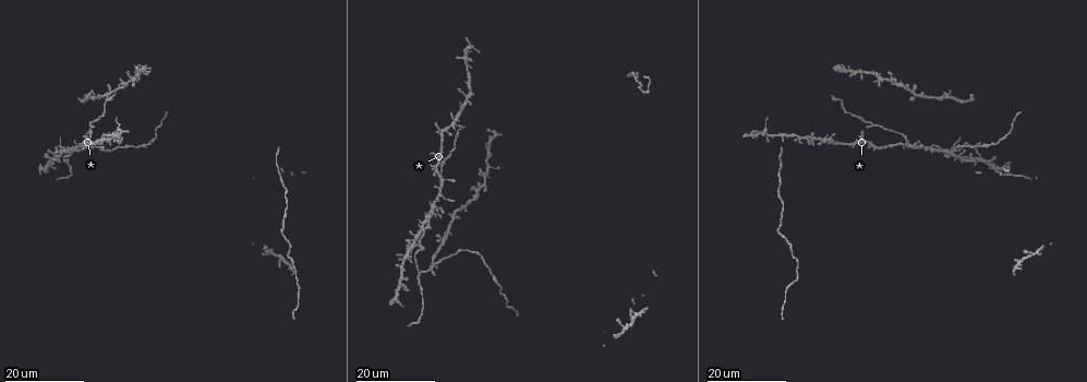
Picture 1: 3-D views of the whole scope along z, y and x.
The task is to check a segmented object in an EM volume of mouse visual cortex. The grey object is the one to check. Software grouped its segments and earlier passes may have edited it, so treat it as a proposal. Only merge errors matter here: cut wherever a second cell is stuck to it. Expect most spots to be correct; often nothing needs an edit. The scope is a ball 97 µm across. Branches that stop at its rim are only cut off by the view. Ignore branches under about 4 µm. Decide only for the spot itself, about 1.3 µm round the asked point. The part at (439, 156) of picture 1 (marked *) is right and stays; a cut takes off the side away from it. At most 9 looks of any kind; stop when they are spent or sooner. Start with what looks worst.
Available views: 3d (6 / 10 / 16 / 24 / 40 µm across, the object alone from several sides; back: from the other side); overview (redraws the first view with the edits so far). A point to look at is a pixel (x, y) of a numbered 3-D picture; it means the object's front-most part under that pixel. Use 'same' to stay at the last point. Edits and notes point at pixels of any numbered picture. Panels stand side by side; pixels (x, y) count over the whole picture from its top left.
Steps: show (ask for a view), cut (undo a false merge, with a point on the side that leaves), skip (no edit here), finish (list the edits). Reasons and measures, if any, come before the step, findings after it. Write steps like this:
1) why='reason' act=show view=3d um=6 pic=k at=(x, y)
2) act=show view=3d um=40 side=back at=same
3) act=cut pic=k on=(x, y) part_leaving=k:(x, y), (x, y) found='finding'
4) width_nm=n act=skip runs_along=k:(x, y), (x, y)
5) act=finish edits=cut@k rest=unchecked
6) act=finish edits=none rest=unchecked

why='branch point' act=show view=3d um=16 pic=1 at=(979, 158)

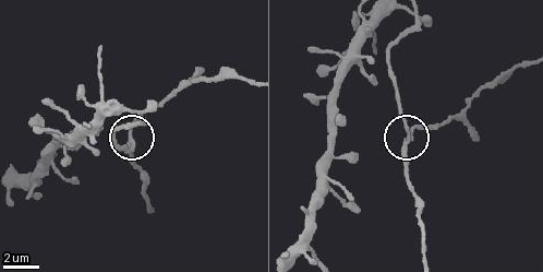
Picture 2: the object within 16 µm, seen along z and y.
act=show view=3d um=6 pic=2 at=(130, 141)

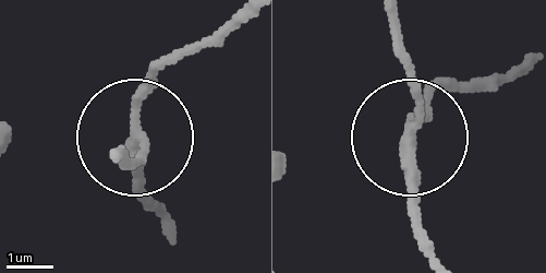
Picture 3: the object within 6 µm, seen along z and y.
side_arm_um=18 act=skip runs_along=3:(112, 147), (136, 159), (136, 135), (136, 194) found='continuous, no second cell'

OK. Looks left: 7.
act=show view=3d um=16 pic=1 at=(417, 246)

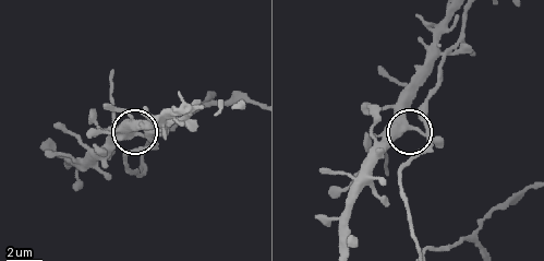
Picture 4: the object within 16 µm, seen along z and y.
act=show view=3d um=10 pic=4 at=(417, 127)

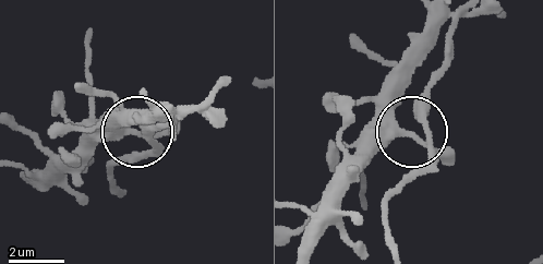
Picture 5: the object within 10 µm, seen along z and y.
arms=4 act=skip found='continuous, no second cell'

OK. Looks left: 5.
act=show view=3d um=16 pic=1 at=(799, 135)

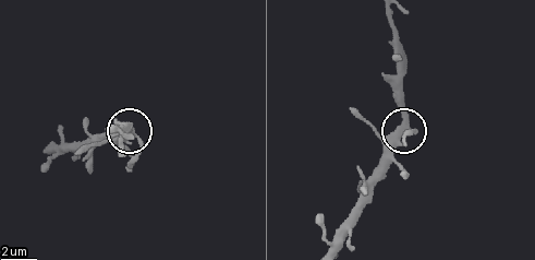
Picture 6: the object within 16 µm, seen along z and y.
why='closer look' act=show view=3d um=6 pic=6 at=(400, 127)

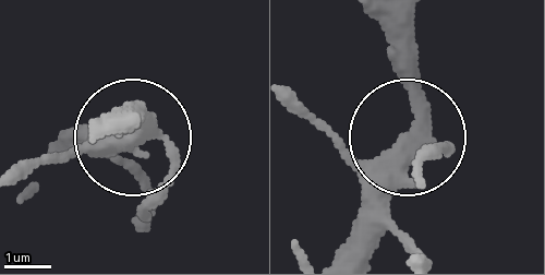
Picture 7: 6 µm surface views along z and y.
act=show view=3d um=6 side=back pic=7 at=(406, 138)

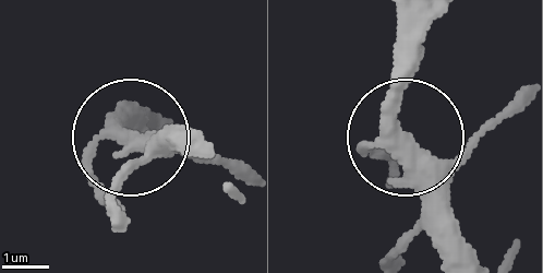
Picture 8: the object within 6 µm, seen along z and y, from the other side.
width_nm=330 act=skip runs_along=8:(469, 248), (402, 130), (402, 24) found='one cell here'

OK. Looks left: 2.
act=show view=3d um=16 pic=1 at=(506, 298)

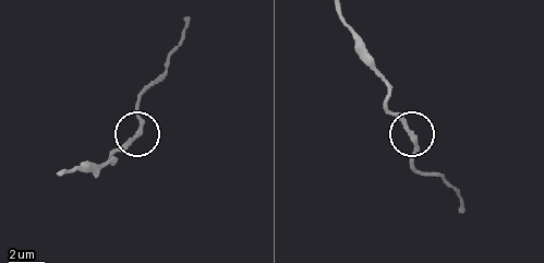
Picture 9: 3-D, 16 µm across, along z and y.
act=show view=3d um=10 pic=9 at=(415, 139)

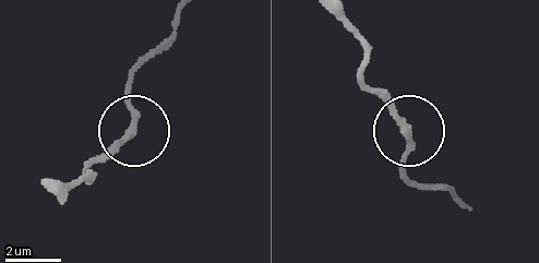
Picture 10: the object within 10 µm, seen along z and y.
side_arm_um=48 act=skip found='all the same cell'

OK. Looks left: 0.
act=finish edits=none rest=unchecked

